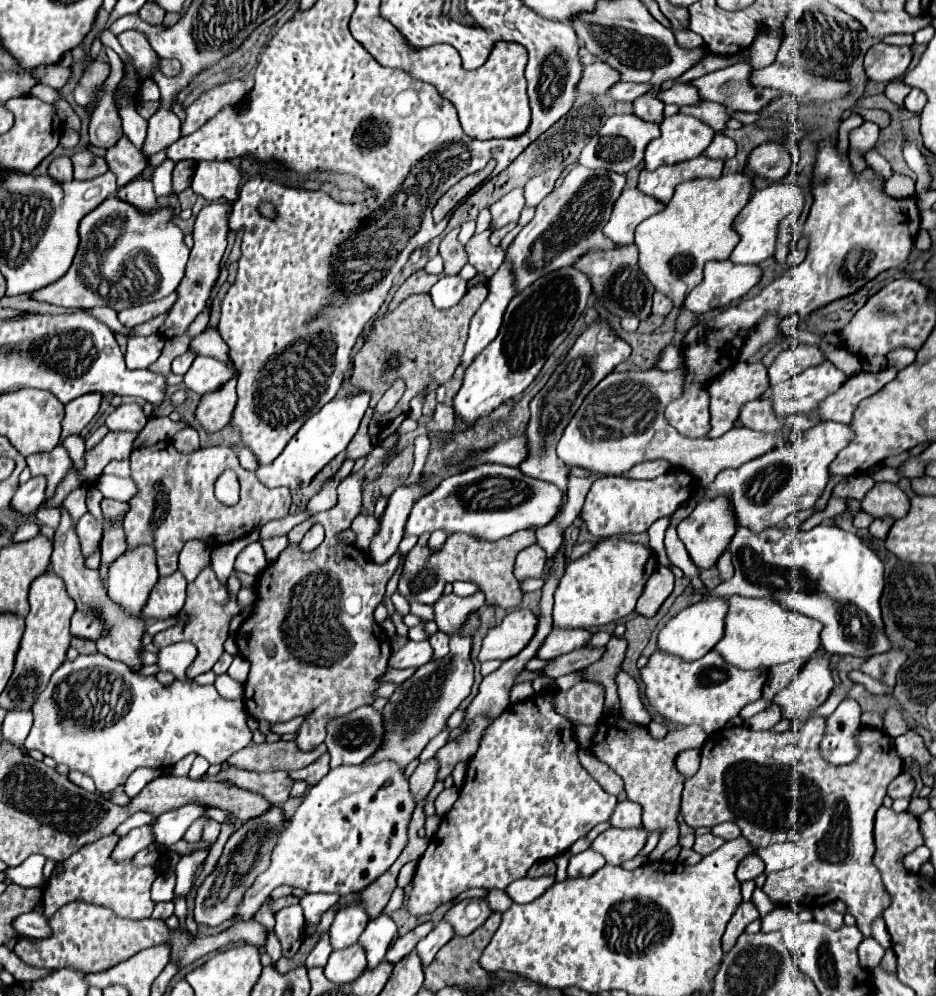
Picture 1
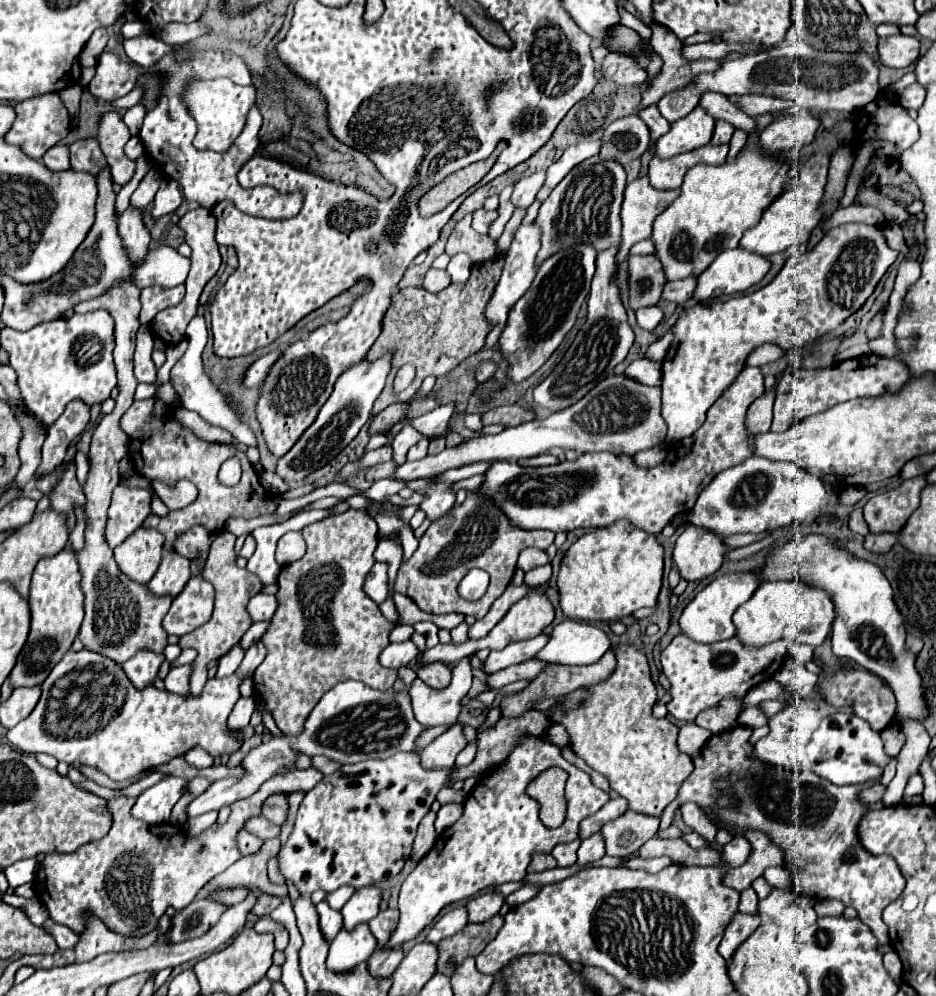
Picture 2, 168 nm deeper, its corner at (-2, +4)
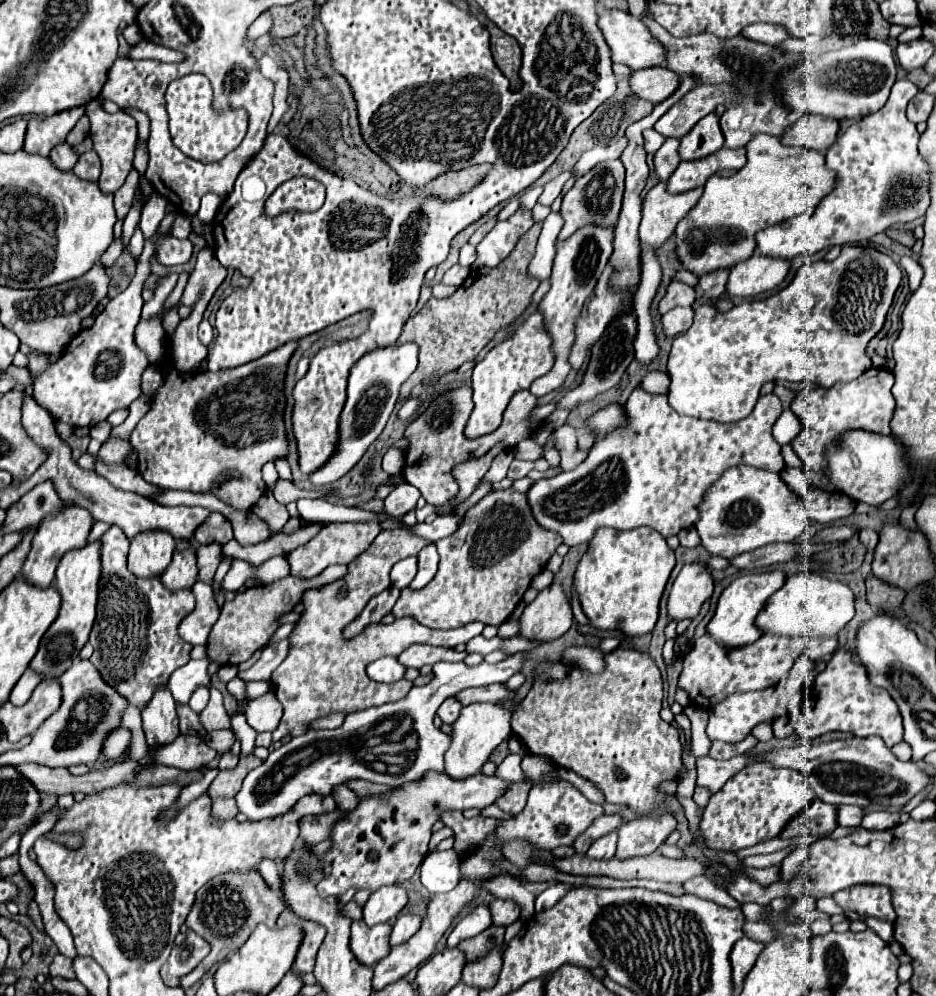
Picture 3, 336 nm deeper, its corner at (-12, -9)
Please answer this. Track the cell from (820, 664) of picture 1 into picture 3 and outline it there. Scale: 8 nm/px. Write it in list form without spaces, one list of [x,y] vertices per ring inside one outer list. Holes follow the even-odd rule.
[[[764,761],[750,763],[734,777],[730,777],[724,787],[720,787],[720,791],[710,797],[710,803],[702,815],[700,829],[708,847],[736,851],[776,837],[784,829],[784,823],[806,809],[812,799],[814,791],[804,775],[800,775],[800,771],[772,767],[772,763]]]

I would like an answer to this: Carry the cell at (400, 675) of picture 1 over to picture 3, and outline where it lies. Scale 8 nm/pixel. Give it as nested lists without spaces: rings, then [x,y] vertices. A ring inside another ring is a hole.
[[[552,583],[526,605],[520,617],[518,637],[548,643],[560,639],[572,625],[572,607],[558,583]]]

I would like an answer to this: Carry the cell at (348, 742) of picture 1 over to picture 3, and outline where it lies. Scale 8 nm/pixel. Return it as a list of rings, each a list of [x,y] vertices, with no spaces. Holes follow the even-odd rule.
[[[518,651],[496,665],[484,661],[478,667],[438,661],[434,663],[434,679],[424,687],[412,687],[404,699],[348,713],[338,729],[308,731],[290,739],[282,747],[270,751],[268,759],[246,775],[242,789],[234,797],[238,811],[248,819],[276,817],[286,813],[300,797],[308,793],[328,795],[334,785],[342,785],[348,779],[366,779],[398,787],[420,779],[426,771],[442,773],[450,737],[432,723],[442,701],[468,687],[506,683],[512,675],[520,673],[526,655],[528,651]]]

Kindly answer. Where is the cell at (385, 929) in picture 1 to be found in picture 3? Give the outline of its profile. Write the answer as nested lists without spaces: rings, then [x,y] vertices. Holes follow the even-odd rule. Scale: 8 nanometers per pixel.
[[[402,915],[402,917],[398,917],[398,921],[392,927],[390,945],[396,947],[396,945],[404,943],[406,939],[410,939],[420,929],[420,921],[422,919],[418,915]]]

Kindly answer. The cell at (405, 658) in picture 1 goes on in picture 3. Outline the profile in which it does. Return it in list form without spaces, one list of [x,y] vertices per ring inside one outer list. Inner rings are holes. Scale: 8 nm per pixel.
[[[382,657],[368,665],[368,677],[376,679],[380,683],[394,683],[404,677],[406,667],[396,657]]]

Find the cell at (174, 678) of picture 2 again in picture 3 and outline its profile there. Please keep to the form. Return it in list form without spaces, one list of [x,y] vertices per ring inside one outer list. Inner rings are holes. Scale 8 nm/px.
[[[202,685],[202,687],[198,687],[198,689],[192,693],[192,697],[190,697],[188,705],[190,705],[190,709],[192,709],[192,711],[200,713],[200,711],[206,707],[208,699],[210,699],[210,695],[208,695],[208,687],[204,687],[204,685]]]

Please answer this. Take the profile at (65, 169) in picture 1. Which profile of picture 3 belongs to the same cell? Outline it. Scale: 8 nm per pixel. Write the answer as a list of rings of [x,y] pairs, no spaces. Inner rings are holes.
[[[68,143],[64,145],[58,145],[52,149],[50,153],[50,161],[60,169],[60,171],[72,171],[76,161],[78,161],[78,155],[72,151],[72,147]]]

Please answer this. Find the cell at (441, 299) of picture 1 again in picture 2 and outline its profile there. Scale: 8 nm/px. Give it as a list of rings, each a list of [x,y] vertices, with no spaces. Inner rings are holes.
[[[458,252],[450,258],[450,264],[448,264],[448,274],[452,276],[452,282],[454,284],[462,284],[468,280],[470,276],[470,266],[472,266],[472,260],[466,252]]]

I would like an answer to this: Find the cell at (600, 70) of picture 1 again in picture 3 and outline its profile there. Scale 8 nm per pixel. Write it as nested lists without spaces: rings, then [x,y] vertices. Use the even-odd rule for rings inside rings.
[[[662,65],[632,71],[632,77],[630,77],[632,93],[638,95],[640,99],[652,101],[654,105],[670,97],[676,91],[678,83],[680,83],[680,75],[676,75],[674,71],[668,71]]]

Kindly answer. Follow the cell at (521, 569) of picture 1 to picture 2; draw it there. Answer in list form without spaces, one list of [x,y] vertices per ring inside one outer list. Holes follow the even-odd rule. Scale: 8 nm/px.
[[[526,548],[518,558],[518,568],[524,572],[528,572],[536,566],[544,566],[544,564],[550,564],[550,558],[544,550],[538,550],[538,548]]]

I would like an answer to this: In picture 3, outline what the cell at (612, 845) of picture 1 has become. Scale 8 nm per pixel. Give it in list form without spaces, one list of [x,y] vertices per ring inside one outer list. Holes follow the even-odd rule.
[[[670,813],[648,815],[626,821],[618,829],[616,857],[630,859],[630,857],[652,855],[674,829],[676,829],[676,819]]]

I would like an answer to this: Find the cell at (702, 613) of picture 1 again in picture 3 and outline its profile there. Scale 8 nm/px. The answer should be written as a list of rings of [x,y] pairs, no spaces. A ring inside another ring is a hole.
[[[764,571],[764,573],[748,573],[742,575],[738,579],[734,579],[720,595],[718,599],[718,607],[714,617],[710,619],[710,623],[706,625],[706,633],[720,643],[722,647],[728,649],[736,649],[736,647],[744,647],[748,643],[754,643],[756,639],[762,637],[762,631],[754,625],[754,619],[758,615],[758,611],[764,607],[766,599],[778,591],[784,585],[786,577],[782,571]]]

